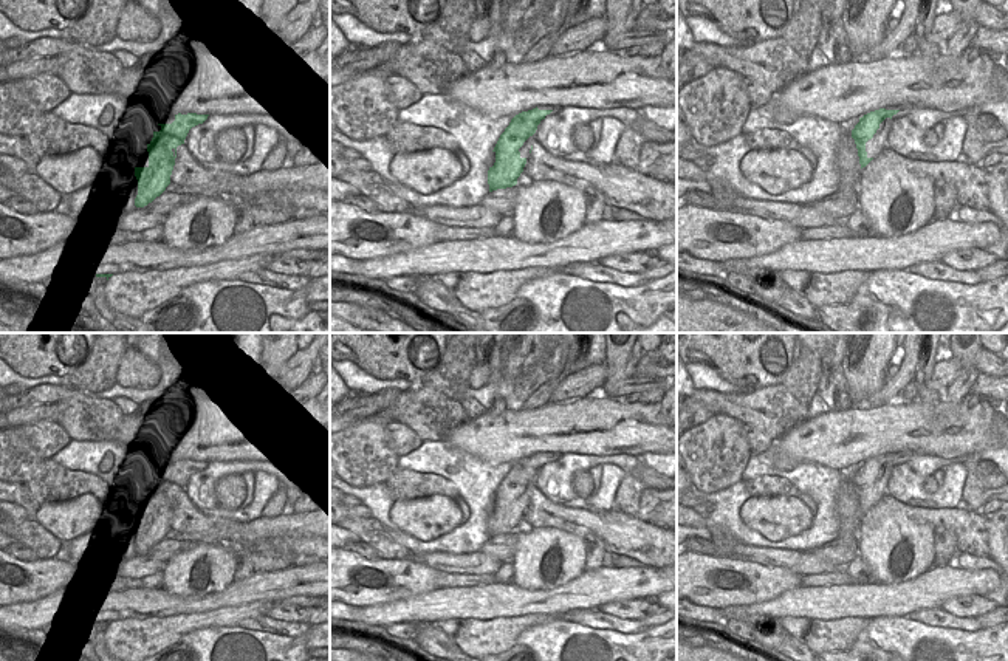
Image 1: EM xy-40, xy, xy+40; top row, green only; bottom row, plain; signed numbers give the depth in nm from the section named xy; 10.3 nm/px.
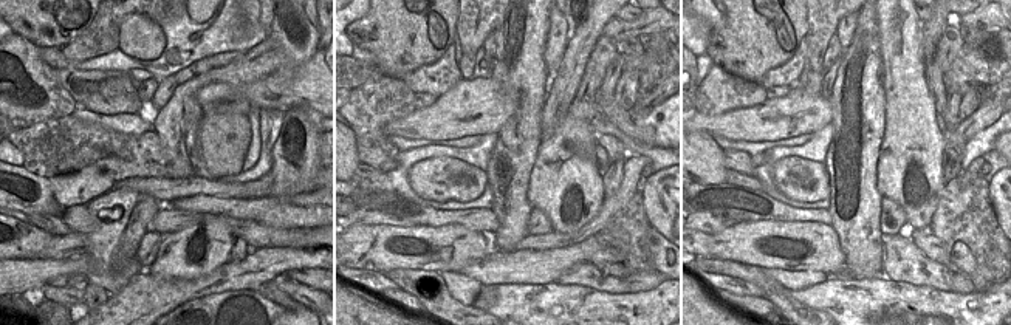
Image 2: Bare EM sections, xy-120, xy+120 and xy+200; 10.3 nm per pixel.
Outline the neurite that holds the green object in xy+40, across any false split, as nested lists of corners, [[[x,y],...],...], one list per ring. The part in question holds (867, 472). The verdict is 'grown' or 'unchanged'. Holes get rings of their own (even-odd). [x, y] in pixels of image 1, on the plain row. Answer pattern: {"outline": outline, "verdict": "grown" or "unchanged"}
{"outline": [[[879,455],[859,464],[852,477],[861,515],[866,514],[883,495],[887,494],[887,483],[892,474],[892,463],[900,457]]], "verdict": "grown"}

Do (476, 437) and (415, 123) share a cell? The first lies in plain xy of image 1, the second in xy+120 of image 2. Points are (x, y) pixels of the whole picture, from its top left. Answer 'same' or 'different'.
same

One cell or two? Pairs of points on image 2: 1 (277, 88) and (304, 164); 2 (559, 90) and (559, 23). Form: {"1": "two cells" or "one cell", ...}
{"1": "two cells", "2": "two cells"}

